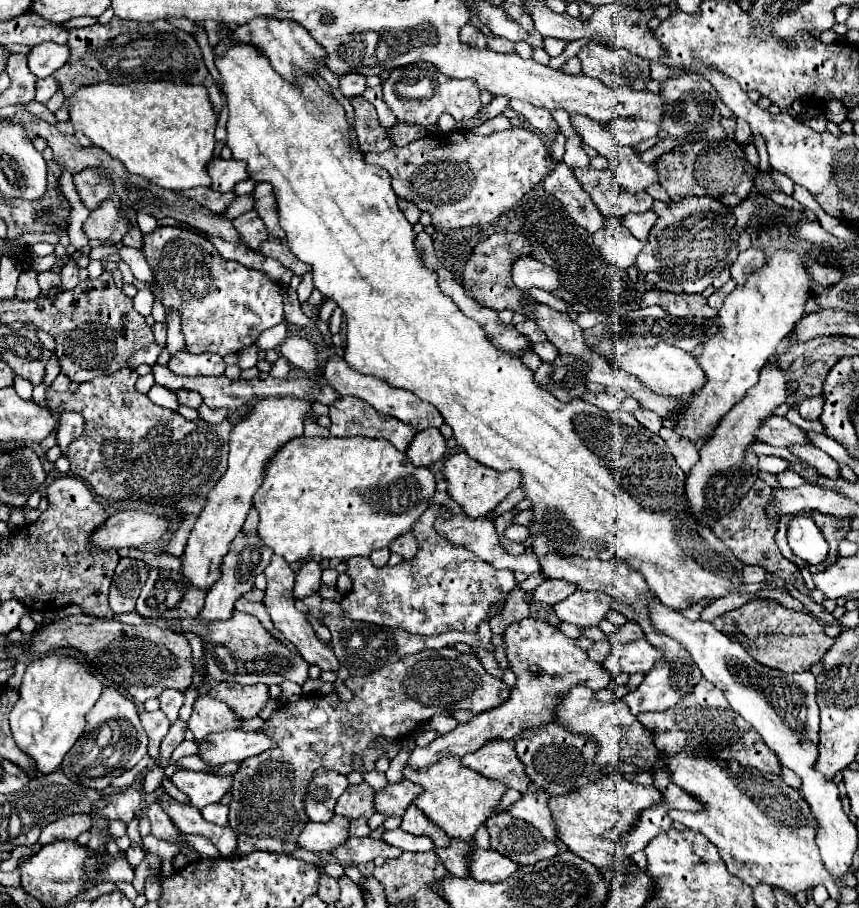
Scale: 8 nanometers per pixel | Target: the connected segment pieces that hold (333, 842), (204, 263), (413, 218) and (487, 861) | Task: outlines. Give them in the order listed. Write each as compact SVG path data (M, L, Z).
M338 814L326 822L308 822L302 830L298 844L304 850L312 852L332 852L336 846L342 846L350 838L350 818L340 818Z
M164 226L144 234L142 248L156 282L162 286L166 308L176 308L182 314L182 332L186 350L192 354L212 352L228 356L254 344L258 336L280 324L282 318L282 288L266 274L250 270L238 262L224 260L214 246L198 232Z
M400 198L400 202L398 202L398 206L400 206L400 210L404 212L404 216L408 218L408 222L412 222L412 224L416 224L418 220L420 220L420 214L422 214L422 210L418 210L412 202L408 202L408 200L404 200L404 198Z
M480 850L472 852L470 860L470 876L480 882L502 882L518 870L518 864L506 856L500 856L496 850Z

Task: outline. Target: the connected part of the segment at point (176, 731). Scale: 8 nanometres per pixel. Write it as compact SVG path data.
M178 720L178 722L174 722L174 724L170 726L166 738L164 738L162 744L160 744L160 754L162 754L164 760L170 758L172 750L184 740L184 730L186 730L186 722L182 722L182 720Z

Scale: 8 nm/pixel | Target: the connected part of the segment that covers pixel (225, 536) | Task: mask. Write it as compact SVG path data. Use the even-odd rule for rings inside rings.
M290 396L256 400L250 414L242 418L230 432L228 470L222 474L216 486L208 492L204 510L190 532L190 538L182 556L182 574L196 588L208 590L220 578L222 558L228 552L228 544L234 540L234 536L240 532L246 520L246 514L252 506L252 496L264 482L268 462L284 444L302 436L306 410L308 410L306 402Z

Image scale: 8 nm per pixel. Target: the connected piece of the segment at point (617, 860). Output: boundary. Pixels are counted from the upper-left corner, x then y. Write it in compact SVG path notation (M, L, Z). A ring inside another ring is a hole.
M610 774L594 784L584 786L574 794L550 798L550 812L558 826L558 838L568 846L570 852L578 854L580 858L592 862L598 868L616 868L620 872L628 872L628 868L634 866L634 862L624 856L620 842L606 840L604 832L616 828L620 836L628 834L628 830L632 830L634 822L640 818L640 812L644 808L660 804L660 798L662 794L654 786L644 788L626 780L620 774Z

